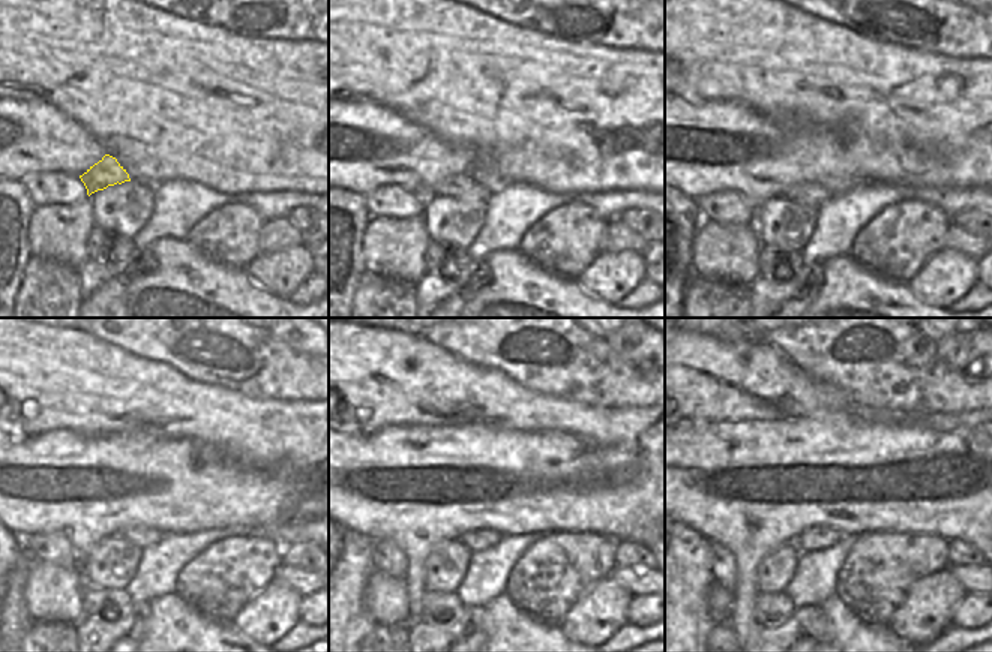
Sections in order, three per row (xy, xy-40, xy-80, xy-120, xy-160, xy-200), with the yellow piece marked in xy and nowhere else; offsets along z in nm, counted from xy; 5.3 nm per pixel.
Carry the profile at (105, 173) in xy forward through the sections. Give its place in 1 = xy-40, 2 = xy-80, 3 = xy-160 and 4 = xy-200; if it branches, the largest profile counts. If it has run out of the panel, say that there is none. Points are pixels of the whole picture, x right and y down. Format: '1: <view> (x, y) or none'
1: xy-40 (462, 186)
2: xy-80 (811, 195)
3: xy-160 (476, 540)
4: xy-200 (814, 538)

